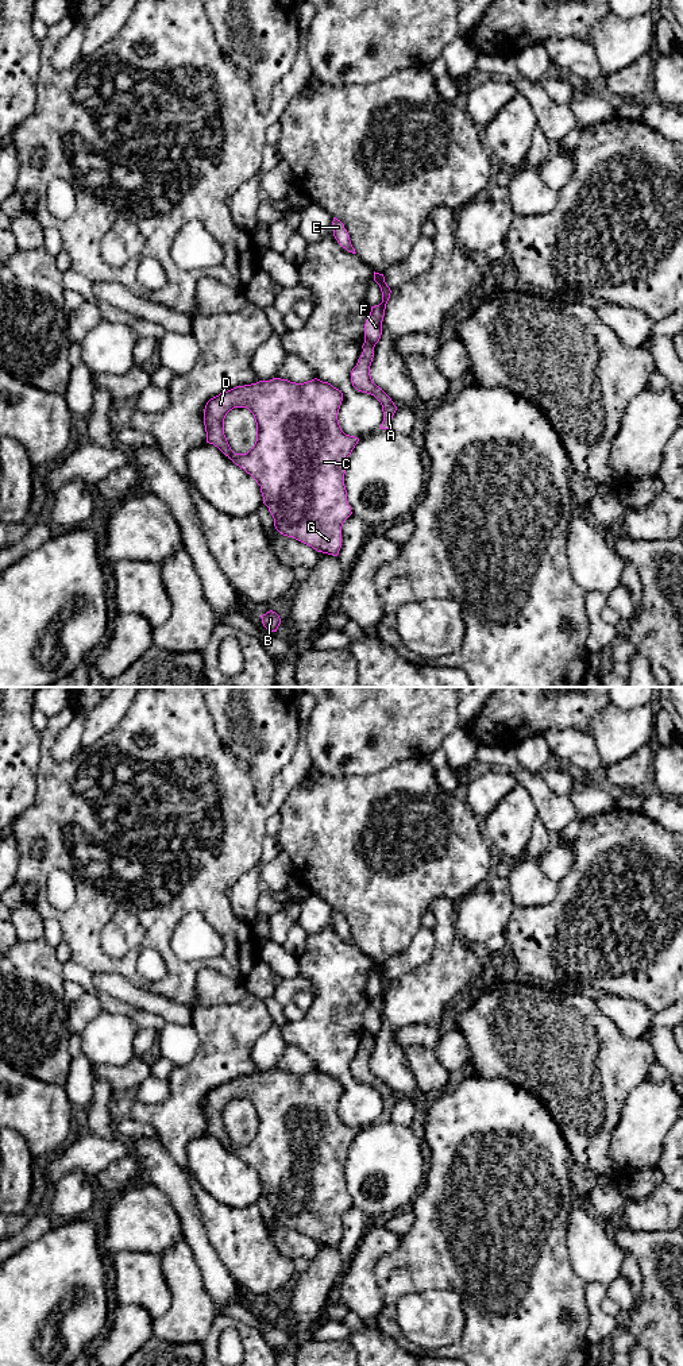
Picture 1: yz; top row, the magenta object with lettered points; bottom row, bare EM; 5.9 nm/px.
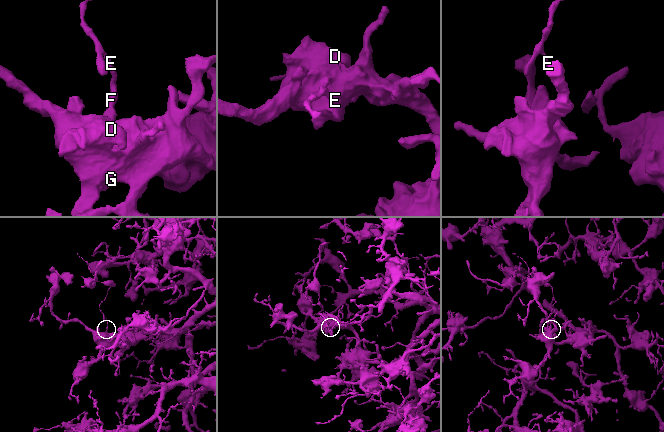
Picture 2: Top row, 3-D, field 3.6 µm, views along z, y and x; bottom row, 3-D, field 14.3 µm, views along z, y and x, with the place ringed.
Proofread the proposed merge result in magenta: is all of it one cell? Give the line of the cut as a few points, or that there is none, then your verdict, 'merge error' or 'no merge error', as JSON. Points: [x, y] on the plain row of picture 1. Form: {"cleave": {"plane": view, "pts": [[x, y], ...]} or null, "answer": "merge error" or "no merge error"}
{"cleave": {"plane": "yz", "pts": [[365, 1031], [374, 1037]]}, "answer": "merge error"}

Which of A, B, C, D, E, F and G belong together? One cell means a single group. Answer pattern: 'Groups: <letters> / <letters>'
Groups: A B C D G / E F

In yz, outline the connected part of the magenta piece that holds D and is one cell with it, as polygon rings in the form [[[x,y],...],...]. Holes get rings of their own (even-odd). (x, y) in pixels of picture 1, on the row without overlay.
[[[273,1069],[256,1074],[236,1077],[211,1089],[204,1100],[204,1116],[207,1134],[217,1138],[236,1157],[250,1165],[261,1177],[263,1195],[274,1209],[275,1220],[288,1228],[293,1228],[317,1243],[337,1247],[342,1239],[342,1218],[352,1205],[347,1192],[344,1165],[348,1147],[359,1130],[346,1126],[337,1111],[343,1092],[343,1084],[328,1073],[317,1069],[296,1074],[288,1070]],[[234,1099],[247,1099],[256,1114],[256,1132],[247,1145],[235,1145],[224,1126],[224,1110]]]

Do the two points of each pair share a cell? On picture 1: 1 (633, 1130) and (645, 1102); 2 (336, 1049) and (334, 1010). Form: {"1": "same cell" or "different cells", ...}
{"1": "same cell", "2": "same cell"}

